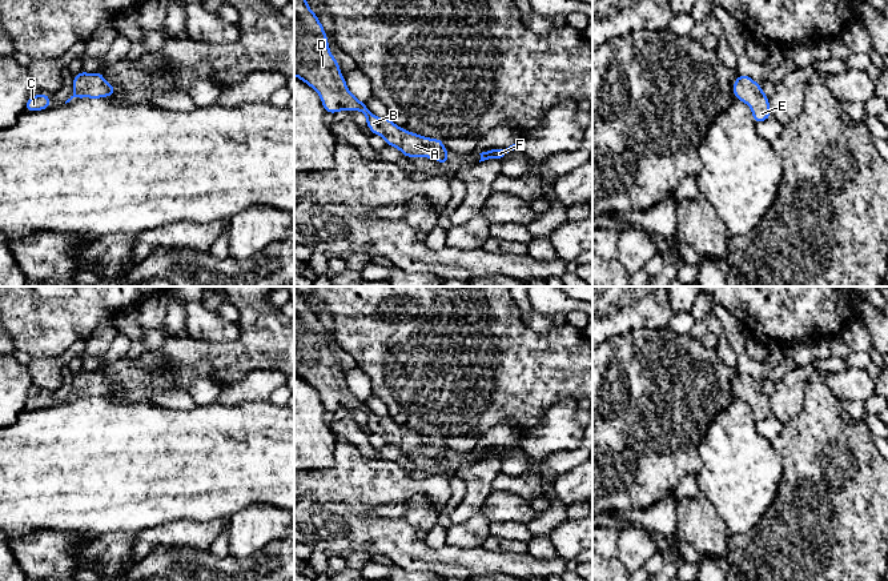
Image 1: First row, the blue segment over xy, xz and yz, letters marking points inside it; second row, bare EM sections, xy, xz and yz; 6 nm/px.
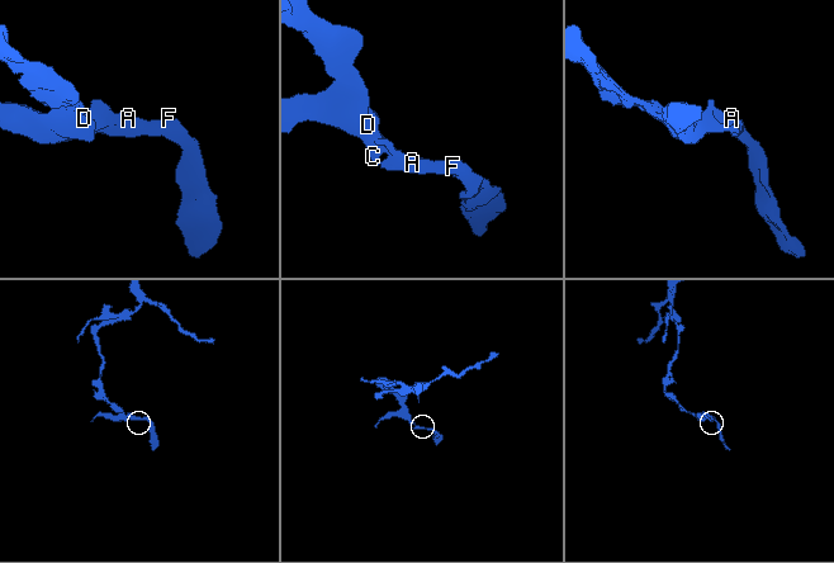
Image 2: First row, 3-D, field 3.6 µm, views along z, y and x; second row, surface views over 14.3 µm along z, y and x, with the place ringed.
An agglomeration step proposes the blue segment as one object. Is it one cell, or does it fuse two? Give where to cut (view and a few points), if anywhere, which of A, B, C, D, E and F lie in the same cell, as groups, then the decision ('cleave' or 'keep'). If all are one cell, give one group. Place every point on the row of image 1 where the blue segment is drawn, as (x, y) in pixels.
no cut | A B C D E F | keep

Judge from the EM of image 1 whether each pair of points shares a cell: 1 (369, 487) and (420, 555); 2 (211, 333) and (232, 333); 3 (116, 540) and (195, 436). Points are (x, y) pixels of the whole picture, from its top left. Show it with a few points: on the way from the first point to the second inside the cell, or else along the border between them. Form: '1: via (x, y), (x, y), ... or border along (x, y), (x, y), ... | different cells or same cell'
1: via (361, 509), (361, 517), (380, 536), (397, 541) | same cell
2: via (216, 333), (226, 333) | same cell
3: border along (133, 533), (108, 532), (92, 537) | different cells

